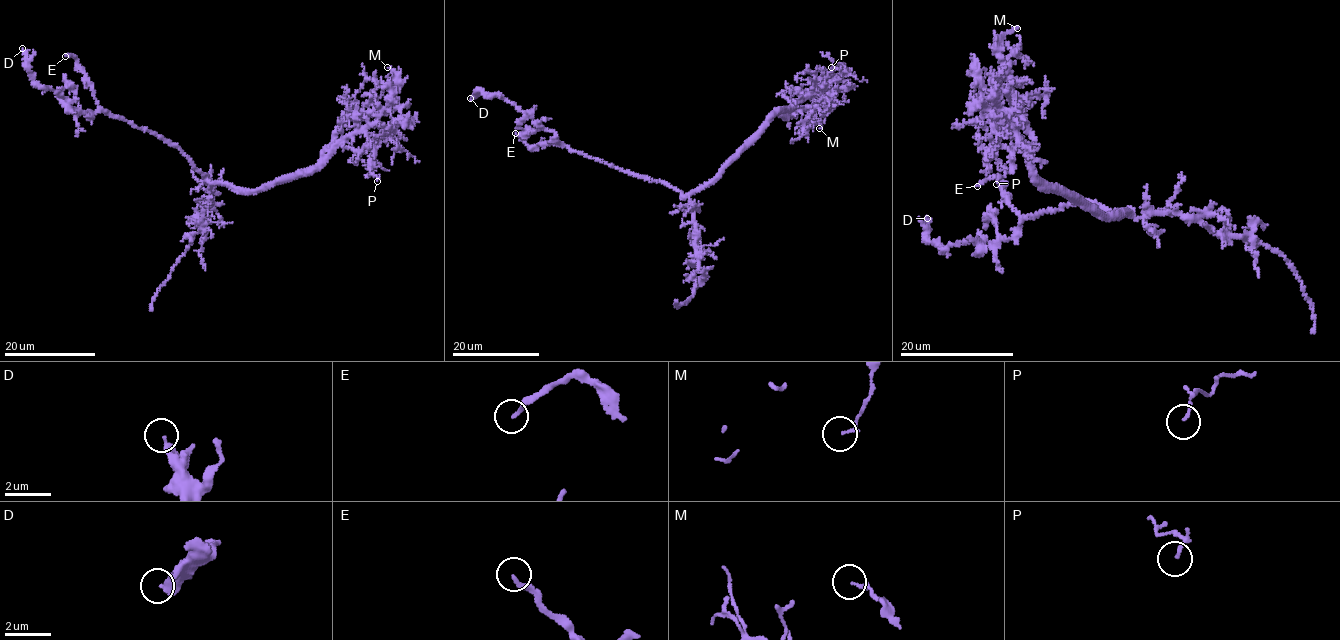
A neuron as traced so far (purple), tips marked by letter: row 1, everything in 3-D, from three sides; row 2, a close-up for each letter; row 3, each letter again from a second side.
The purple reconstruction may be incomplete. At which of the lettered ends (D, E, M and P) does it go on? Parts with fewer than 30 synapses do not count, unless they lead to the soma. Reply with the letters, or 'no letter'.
no letter

